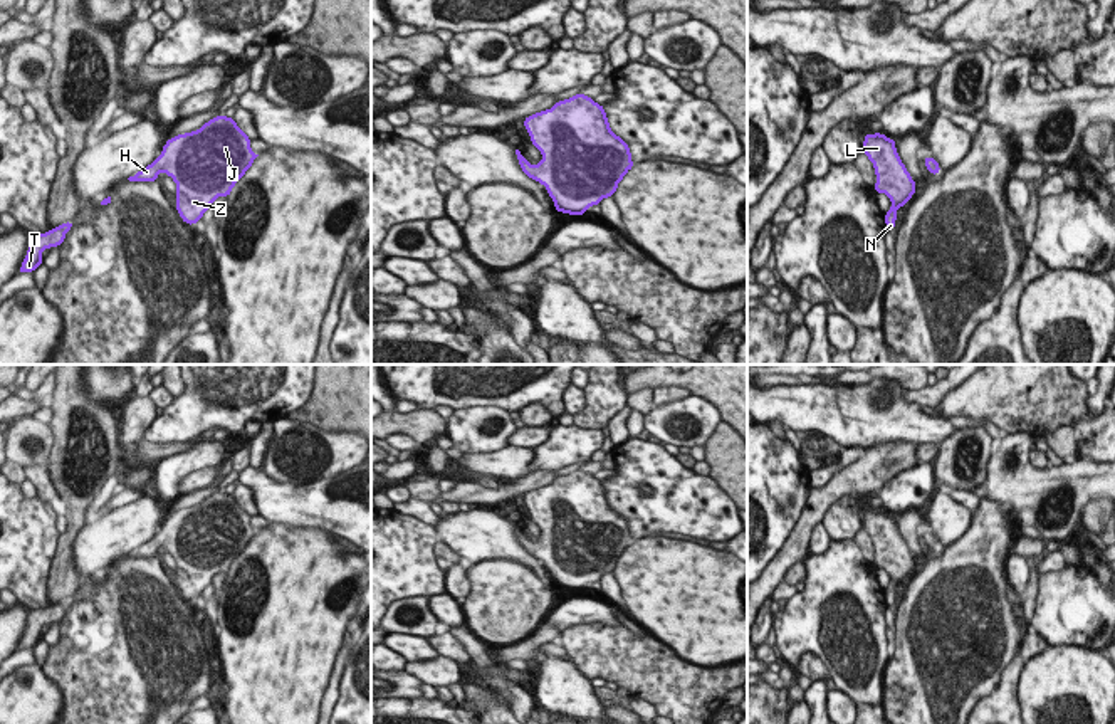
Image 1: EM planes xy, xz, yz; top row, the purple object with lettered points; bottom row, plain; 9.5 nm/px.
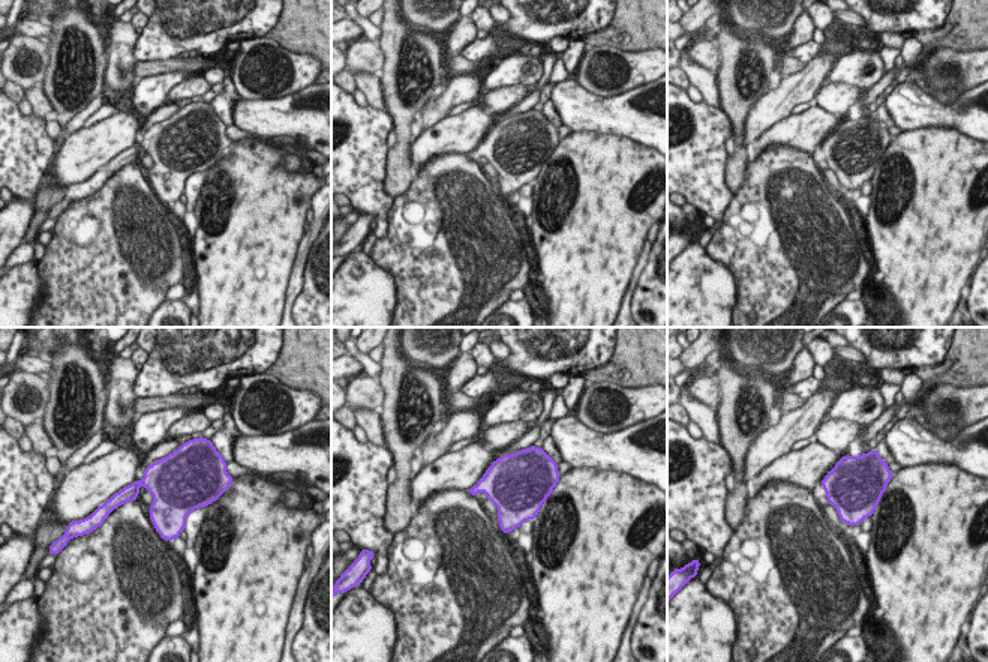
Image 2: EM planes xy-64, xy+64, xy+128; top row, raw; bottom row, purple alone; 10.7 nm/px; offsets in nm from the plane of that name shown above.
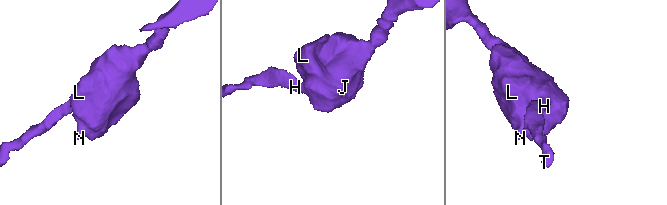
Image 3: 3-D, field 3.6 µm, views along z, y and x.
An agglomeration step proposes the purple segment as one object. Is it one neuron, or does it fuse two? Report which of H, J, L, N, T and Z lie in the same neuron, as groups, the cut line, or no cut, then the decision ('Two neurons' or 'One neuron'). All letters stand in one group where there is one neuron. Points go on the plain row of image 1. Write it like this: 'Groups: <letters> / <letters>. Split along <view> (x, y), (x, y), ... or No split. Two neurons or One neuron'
Groups: H J L N T Z. No split. One neuron.

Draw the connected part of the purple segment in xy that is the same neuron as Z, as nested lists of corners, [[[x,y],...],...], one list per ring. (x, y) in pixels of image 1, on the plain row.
[[[223,491],[200,506],[170,514],[161,531],[129,553],[129,558],[156,558],[165,548],[176,559],[176,588],[188,601],[202,596],[218,573],[228,573],[259,531],[233,494]]]

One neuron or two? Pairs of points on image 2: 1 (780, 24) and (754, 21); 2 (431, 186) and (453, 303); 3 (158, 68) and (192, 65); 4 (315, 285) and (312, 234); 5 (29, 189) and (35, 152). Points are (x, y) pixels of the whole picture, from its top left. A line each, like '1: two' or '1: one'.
1: one
2: one
3: one
4: two
5: one

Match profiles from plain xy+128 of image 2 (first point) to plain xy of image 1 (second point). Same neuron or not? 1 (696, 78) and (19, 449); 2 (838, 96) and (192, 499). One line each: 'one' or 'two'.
1: two
2: two

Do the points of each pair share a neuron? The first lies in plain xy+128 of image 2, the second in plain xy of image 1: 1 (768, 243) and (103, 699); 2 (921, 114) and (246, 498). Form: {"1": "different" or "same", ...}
{"1": "same", "2": "different"}

